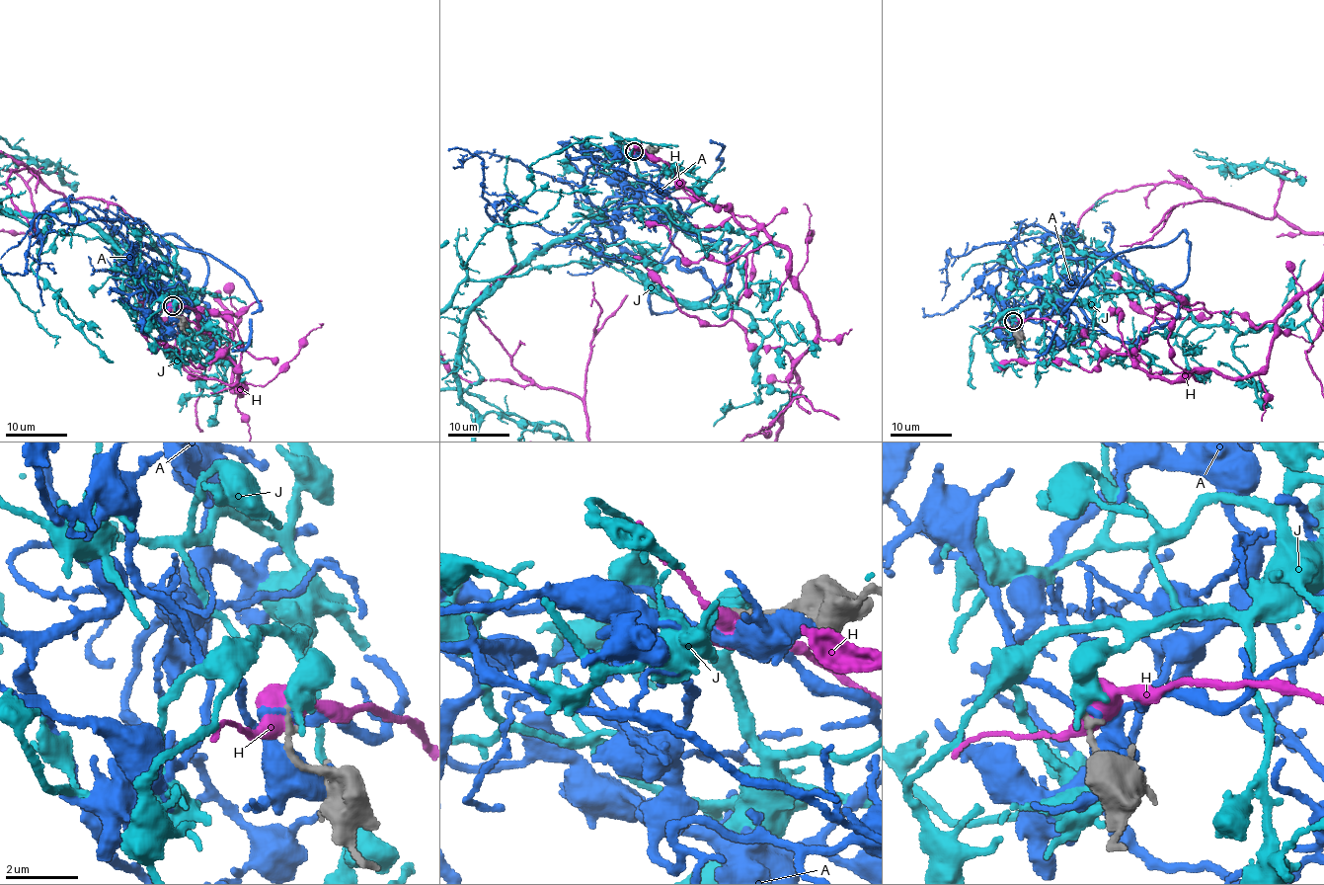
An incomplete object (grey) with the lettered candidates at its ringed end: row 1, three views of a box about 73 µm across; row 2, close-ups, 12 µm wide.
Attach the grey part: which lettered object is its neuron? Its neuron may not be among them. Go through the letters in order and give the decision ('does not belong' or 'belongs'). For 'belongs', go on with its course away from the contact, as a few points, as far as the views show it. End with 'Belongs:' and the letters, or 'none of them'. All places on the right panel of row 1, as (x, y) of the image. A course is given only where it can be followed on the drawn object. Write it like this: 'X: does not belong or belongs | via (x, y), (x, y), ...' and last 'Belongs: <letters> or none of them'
A: does not belong
H: does not belong
J: belongs
Belongs: J

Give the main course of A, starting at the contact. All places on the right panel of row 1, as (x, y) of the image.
A: (1014, 323), (1072, 303), (1134, 347), (1175, 318), (1175, 290), (1189, 267), (1185, 231), (1095, 266), (1035, 358)

